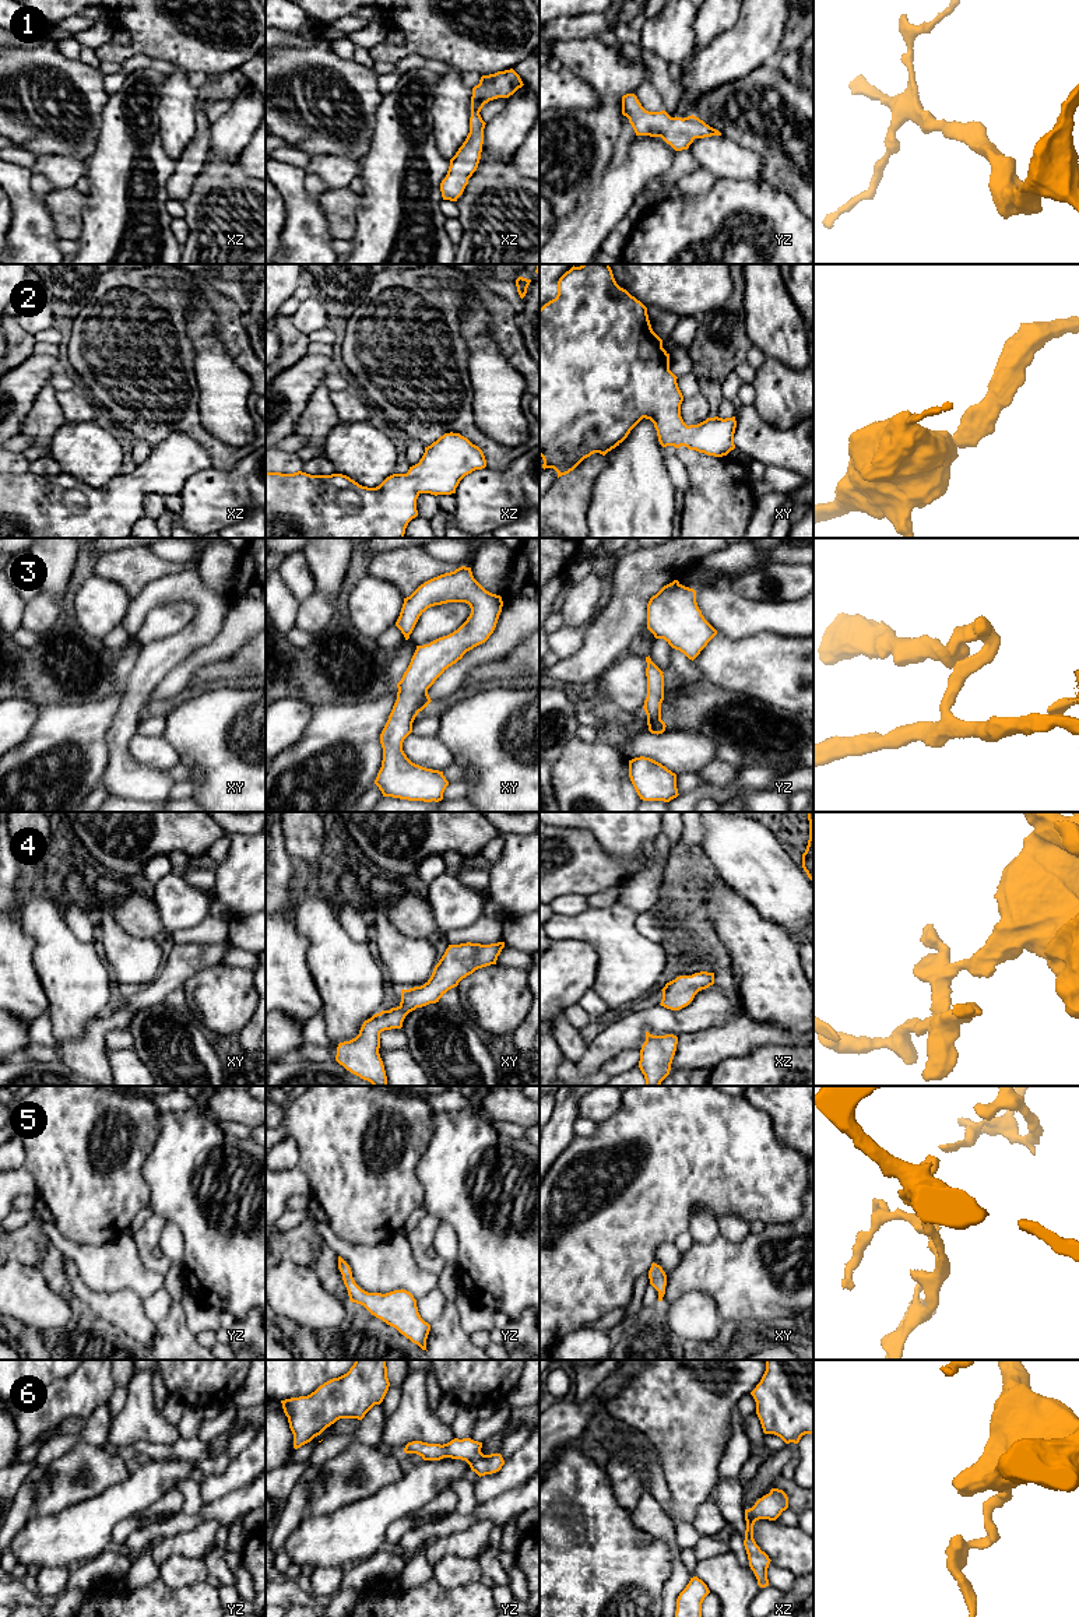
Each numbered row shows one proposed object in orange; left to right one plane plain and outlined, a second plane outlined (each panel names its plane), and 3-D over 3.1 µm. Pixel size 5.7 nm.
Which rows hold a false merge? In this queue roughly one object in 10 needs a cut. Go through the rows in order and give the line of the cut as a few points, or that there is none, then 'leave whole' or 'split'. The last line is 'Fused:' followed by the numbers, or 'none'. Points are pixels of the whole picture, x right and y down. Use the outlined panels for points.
1: no cut; leave whole
2: no cut; leave whole
3: no cut; leave whole
4: no cut; leave whole
5: no cut; leave whole
6: no cut; leave whole
Fused: none

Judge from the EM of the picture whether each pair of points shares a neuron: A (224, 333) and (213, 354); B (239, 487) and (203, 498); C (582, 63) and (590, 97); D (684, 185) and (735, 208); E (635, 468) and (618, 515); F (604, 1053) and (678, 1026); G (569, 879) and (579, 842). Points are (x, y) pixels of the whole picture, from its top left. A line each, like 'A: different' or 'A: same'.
A: different
B: same
C: different
D: different
E: same
F: same
G: same

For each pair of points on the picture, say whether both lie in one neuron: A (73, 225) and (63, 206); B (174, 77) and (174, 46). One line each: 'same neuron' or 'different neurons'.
A: same neuron
B: different neurons

